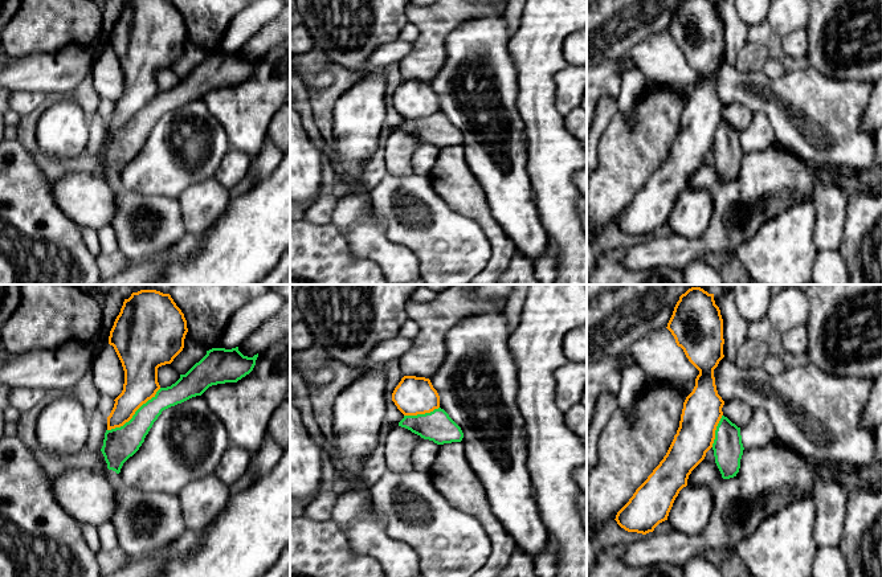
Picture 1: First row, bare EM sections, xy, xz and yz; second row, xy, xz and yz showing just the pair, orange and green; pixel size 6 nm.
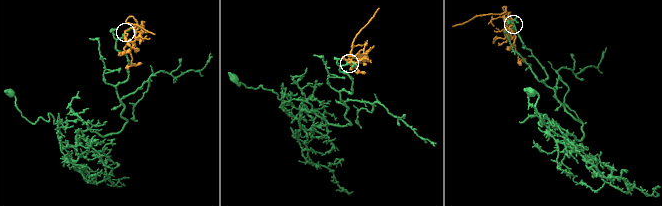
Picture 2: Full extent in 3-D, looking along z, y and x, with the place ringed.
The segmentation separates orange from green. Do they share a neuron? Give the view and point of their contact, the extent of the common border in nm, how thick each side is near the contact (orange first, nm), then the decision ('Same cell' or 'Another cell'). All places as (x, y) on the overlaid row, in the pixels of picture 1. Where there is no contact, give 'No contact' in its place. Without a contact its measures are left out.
Touches orange at xy (134, 413). Shared border 420 nm. Thickness 200 nm (orange) against 200 nm. Another cell

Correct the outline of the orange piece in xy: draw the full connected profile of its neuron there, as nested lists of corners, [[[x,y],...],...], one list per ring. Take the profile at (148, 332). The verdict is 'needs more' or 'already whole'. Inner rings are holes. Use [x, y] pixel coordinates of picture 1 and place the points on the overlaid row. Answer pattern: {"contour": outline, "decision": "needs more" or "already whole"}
{"contour": [[[140,290],[124,299],[109,336],[109,344],[114,347],[122,363],[124,384],[107,417],[107,430],[123,426],[143,404],[155,397],[160,389],[158,368],[171,364],[183,351],[187,332],[184,314],[170,294],[156,290]]], "decision": "already whole"}

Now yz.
{"contour": [[[701,287],[689,288],[679,296],[666,328],[674,336],[677,345],[683,349],[689,361],[699,371],[699,375],[695,378],[693,392],[683,402],[679,427],[666,455],[616,515],[614,520],[621,528],[642,535],[653,532],[660,523],[667,520],[675,498],[687,486],[689,475],[712,447],[724,405],[718,394],[714,377],[714,369],[724,357],[723,319],[715,304],[714,294],[709,294]]], "decision": "already whole"}

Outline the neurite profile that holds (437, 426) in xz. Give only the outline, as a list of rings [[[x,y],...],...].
[[[441,408],[425,414],[404,416],[399,426],[437,445],[461,442],[464,438],[461,427]]]

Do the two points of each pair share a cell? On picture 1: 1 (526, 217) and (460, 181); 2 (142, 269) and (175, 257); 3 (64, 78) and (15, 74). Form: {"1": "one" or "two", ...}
{"1": "two", "2": "one", "3": "one"}

